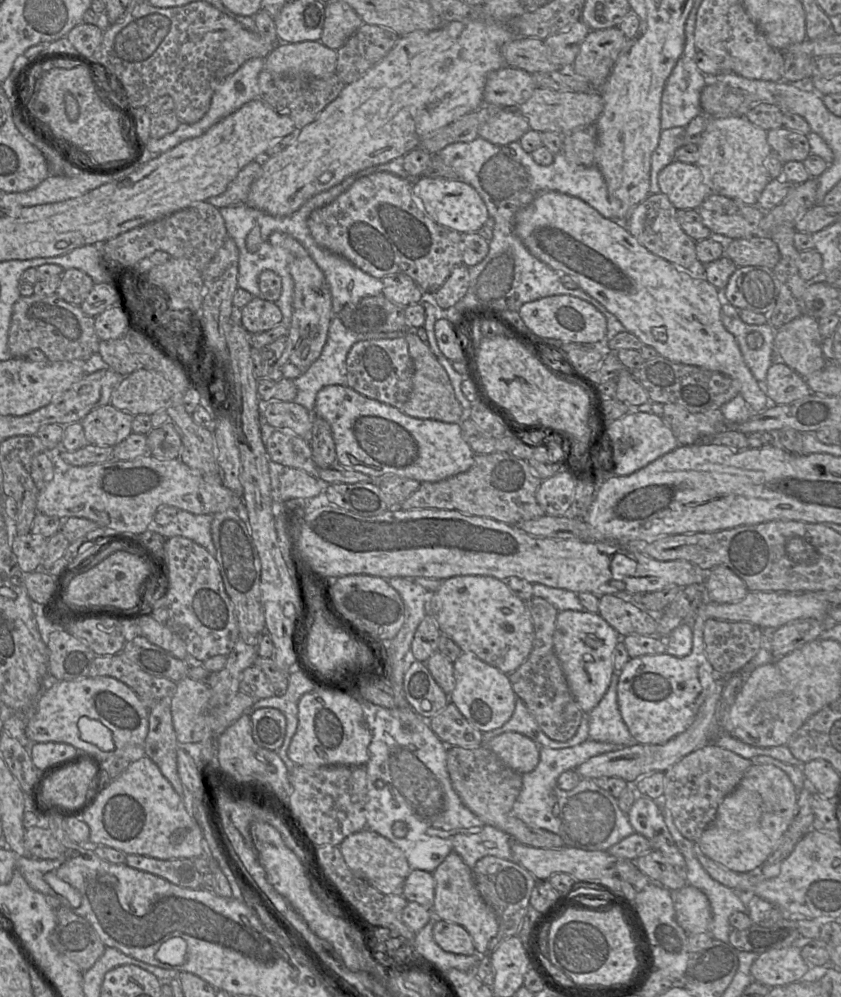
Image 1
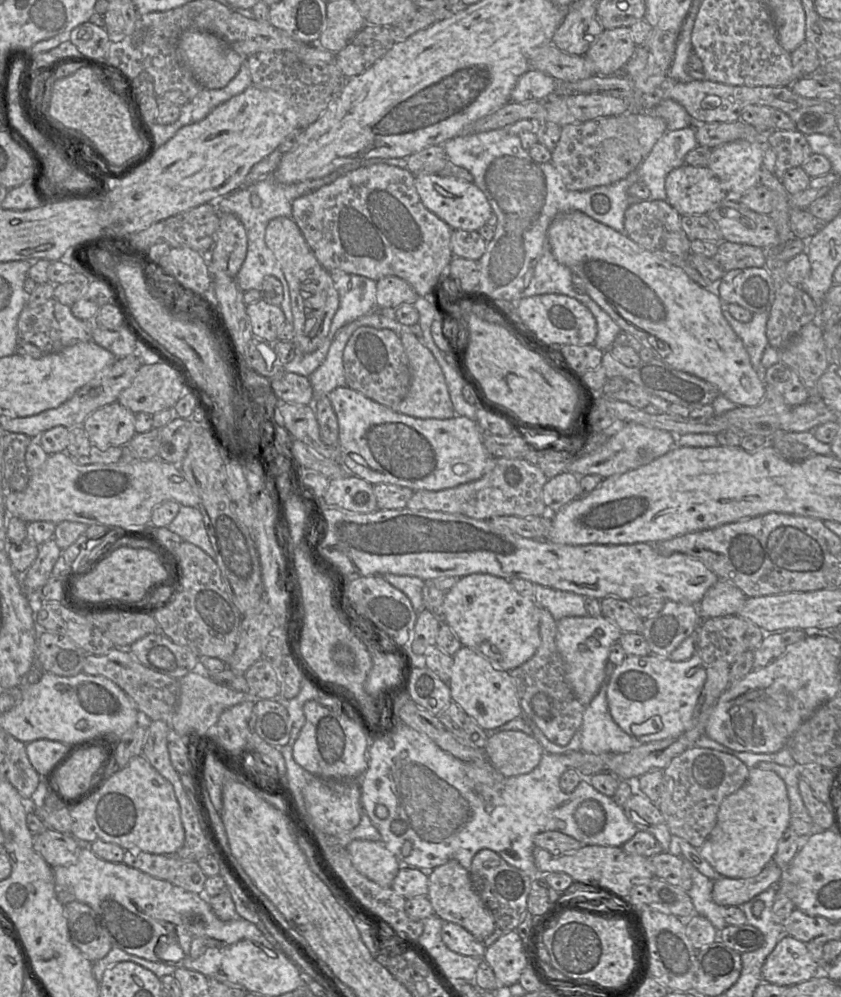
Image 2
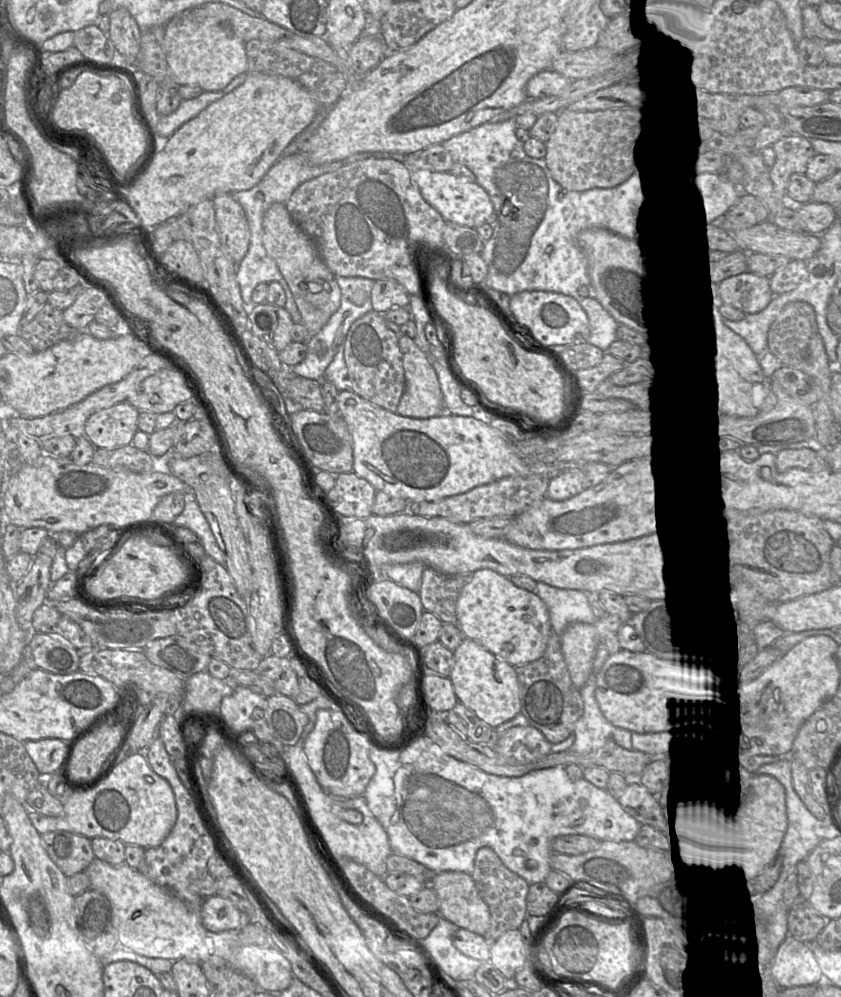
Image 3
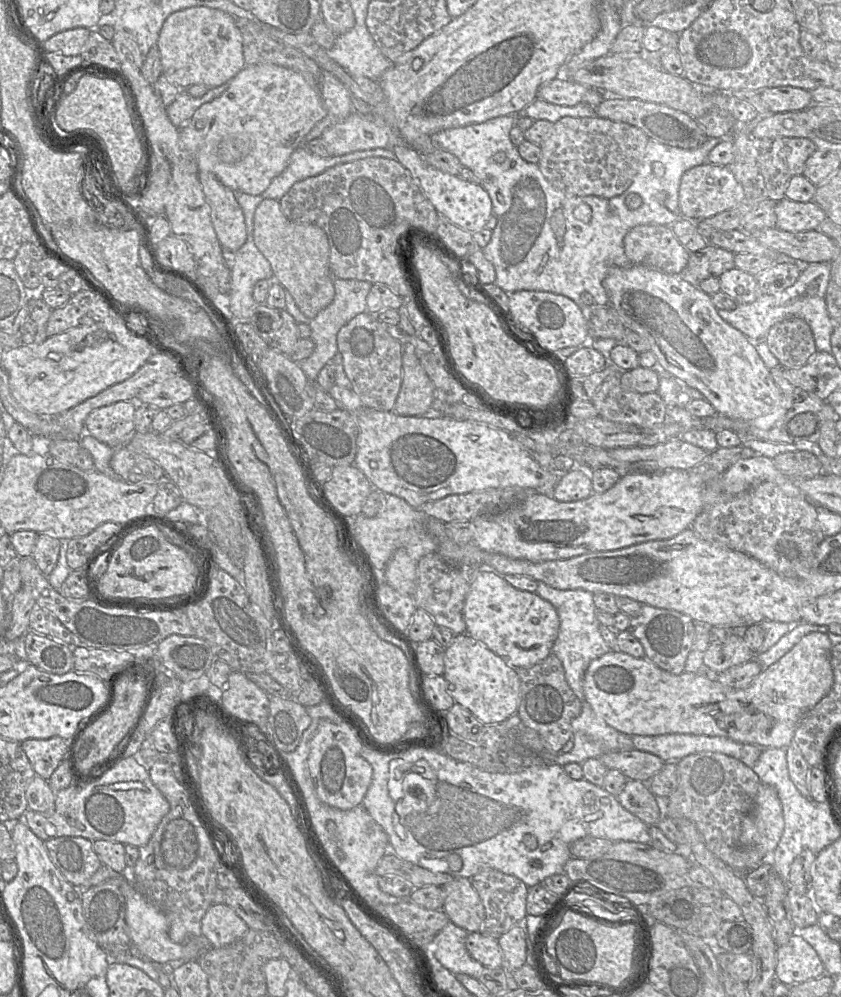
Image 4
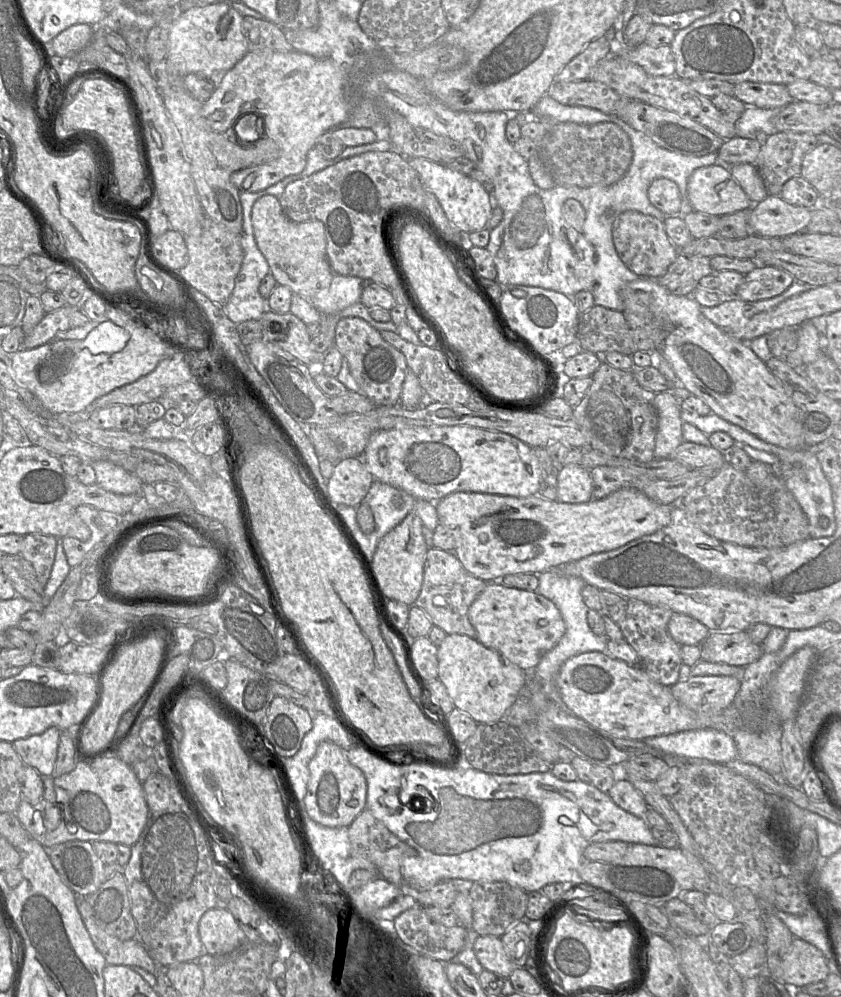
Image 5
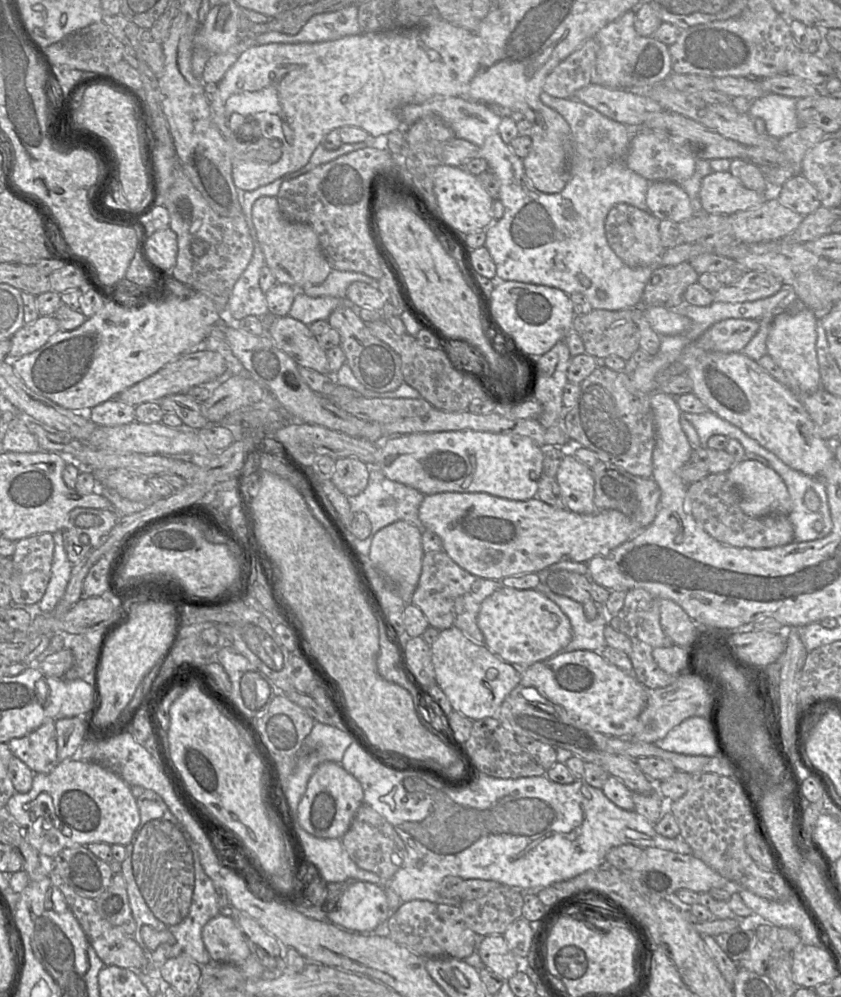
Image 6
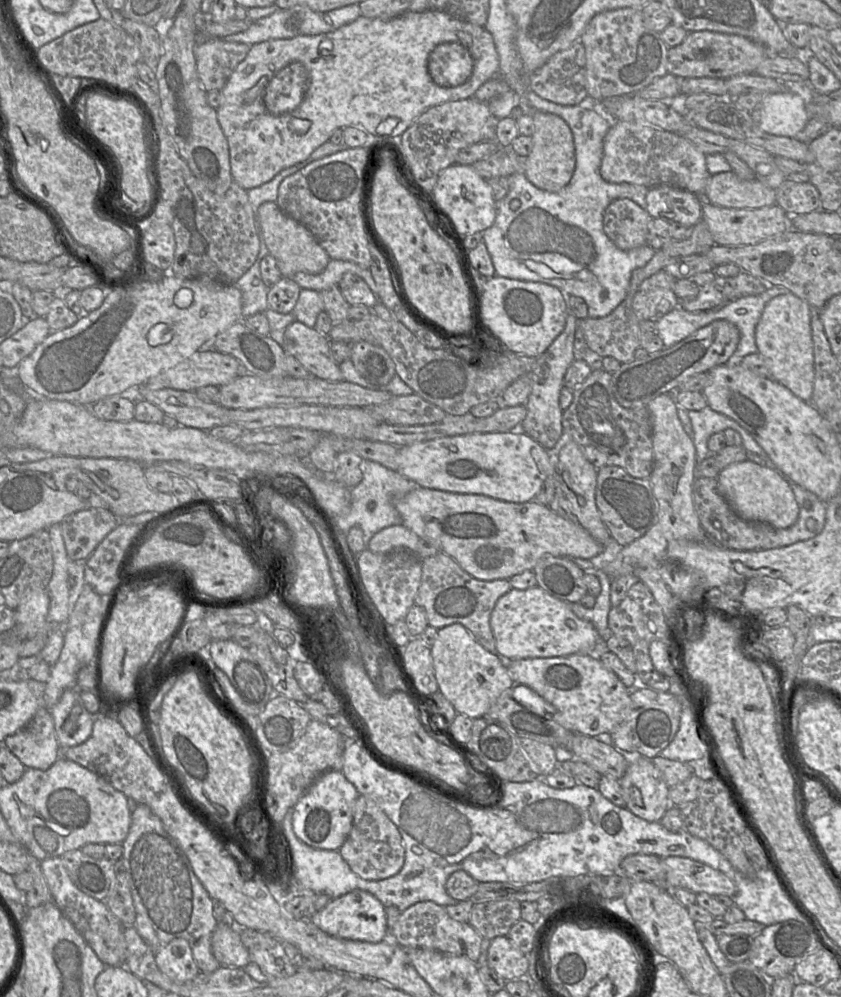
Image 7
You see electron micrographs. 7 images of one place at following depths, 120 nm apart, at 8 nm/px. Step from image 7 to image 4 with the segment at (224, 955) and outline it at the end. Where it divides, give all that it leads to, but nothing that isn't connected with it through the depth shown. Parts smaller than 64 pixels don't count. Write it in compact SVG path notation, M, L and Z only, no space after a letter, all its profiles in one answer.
M225 903L212 904L201 920L201 934L214 948L233 943L248 929L247 924Z

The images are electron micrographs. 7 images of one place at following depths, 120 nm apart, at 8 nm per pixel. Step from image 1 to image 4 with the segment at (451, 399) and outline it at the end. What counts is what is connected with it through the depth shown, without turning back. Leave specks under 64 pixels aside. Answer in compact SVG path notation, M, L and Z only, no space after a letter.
M403 341L402 385L394 411L402 416L424 416L431 411L436 388L416 355L416 347Z

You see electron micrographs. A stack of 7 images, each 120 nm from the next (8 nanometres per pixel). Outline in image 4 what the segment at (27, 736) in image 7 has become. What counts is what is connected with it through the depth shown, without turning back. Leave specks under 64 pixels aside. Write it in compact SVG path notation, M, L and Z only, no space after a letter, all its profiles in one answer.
M59 736L27 739L20 745L36 775L45 780L50 778L67 752L67 740Z

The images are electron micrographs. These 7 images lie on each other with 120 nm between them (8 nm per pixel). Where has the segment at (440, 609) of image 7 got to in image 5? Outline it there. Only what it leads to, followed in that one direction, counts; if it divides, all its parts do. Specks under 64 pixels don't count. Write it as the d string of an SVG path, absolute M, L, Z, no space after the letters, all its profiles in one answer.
M430 547L426 554L421 591L414 605L423 609L433 625L447 634L467 635L476 639L477 633L469 620L468 611L486 585L487 582L467 572L453 551Z

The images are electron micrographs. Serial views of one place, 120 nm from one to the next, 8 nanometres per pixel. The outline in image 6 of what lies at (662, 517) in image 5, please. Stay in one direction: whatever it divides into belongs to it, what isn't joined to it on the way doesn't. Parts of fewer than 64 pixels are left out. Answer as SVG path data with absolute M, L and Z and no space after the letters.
M442 492L425 495L419 507L425 529L440 536L443 550L461 568L485 579L501 581L506 577L538 573L561 561L587 563L595 556L606 555L628 541L641 527L616 510L596 511L591 515L555 508L537 497L526 501L510 500L484 492Z

